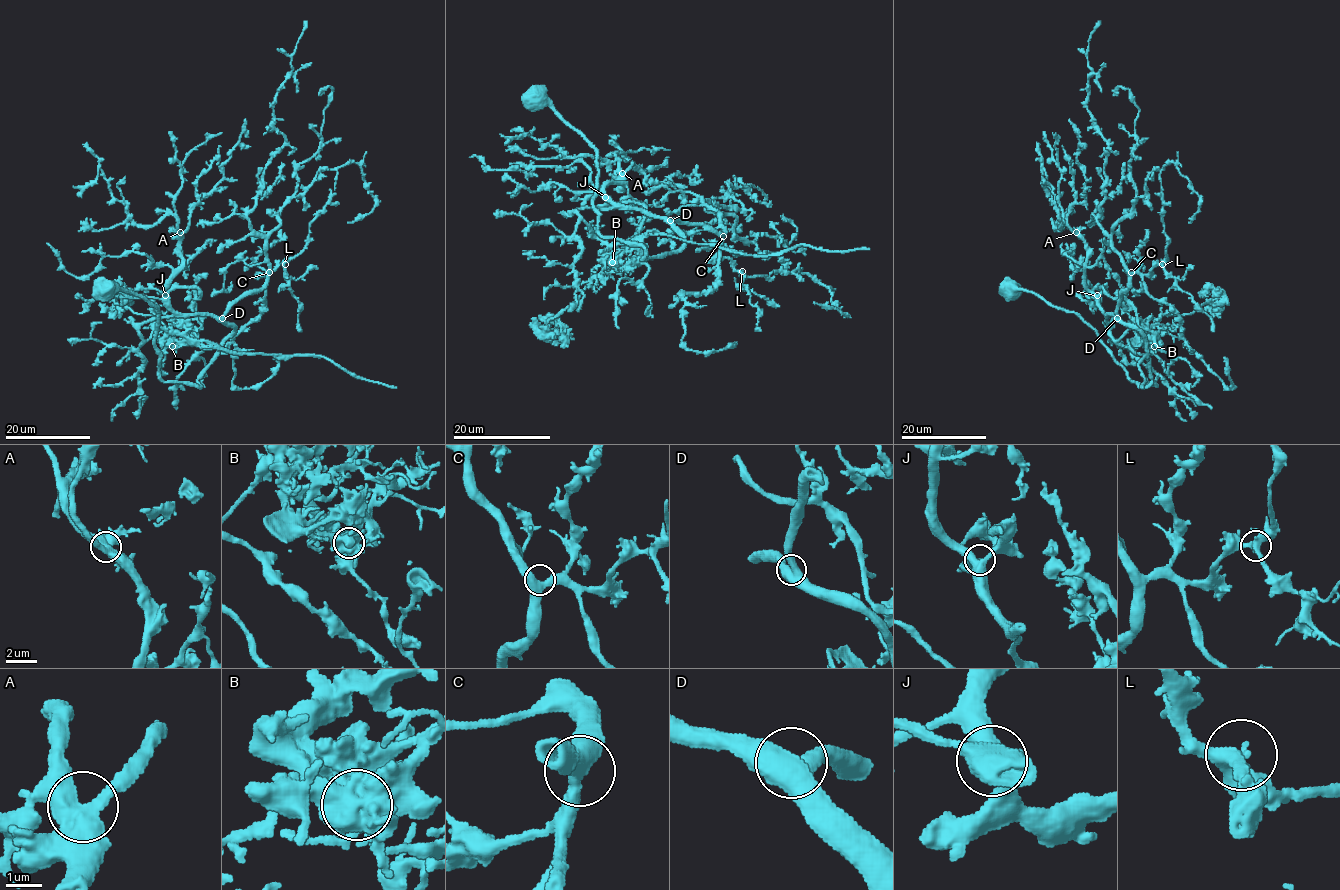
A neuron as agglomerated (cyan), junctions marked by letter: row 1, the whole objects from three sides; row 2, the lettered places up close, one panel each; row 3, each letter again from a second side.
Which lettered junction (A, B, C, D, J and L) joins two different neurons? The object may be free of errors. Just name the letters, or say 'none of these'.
B

